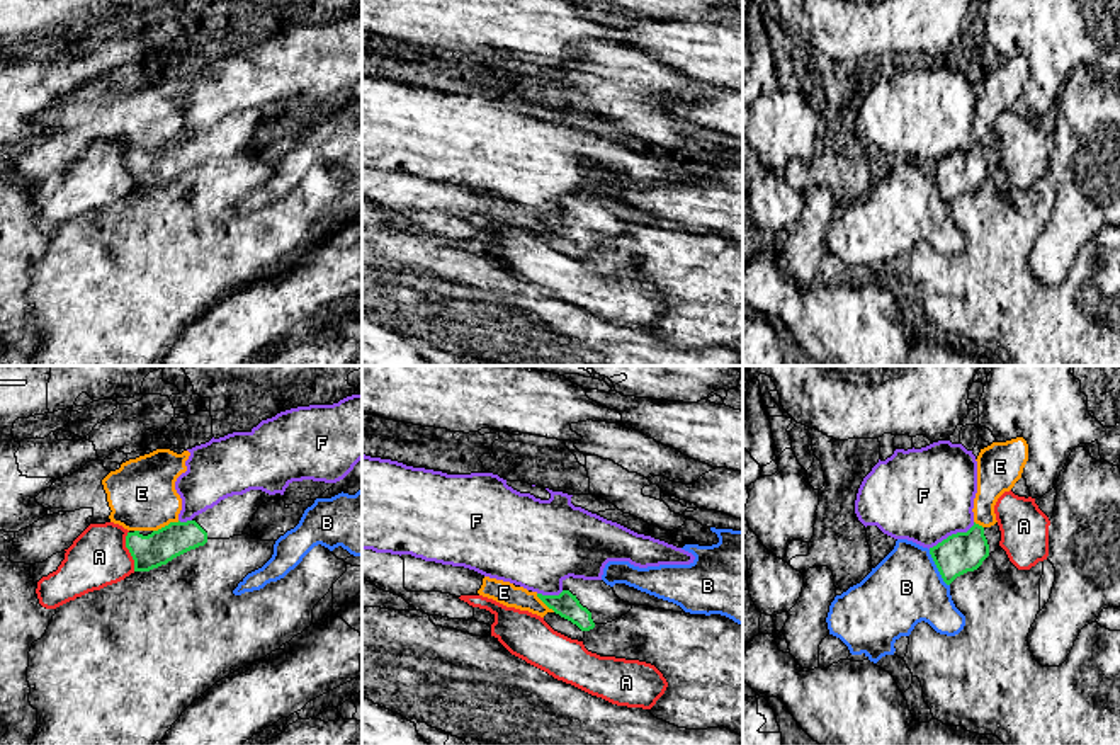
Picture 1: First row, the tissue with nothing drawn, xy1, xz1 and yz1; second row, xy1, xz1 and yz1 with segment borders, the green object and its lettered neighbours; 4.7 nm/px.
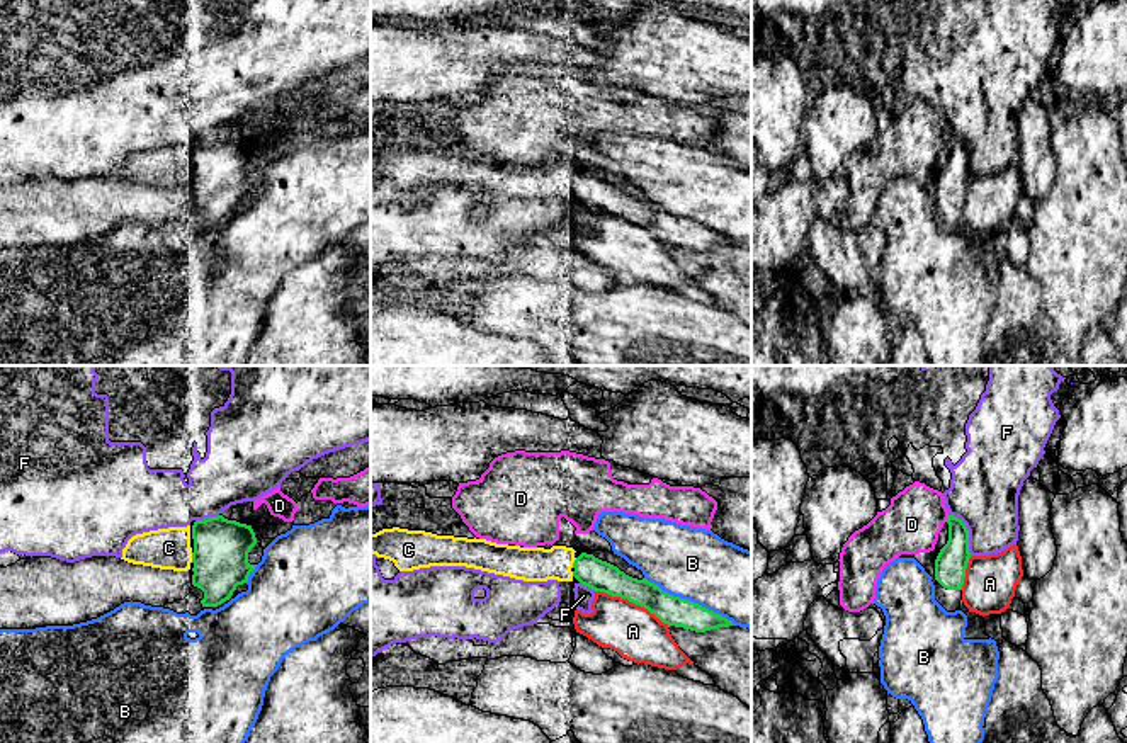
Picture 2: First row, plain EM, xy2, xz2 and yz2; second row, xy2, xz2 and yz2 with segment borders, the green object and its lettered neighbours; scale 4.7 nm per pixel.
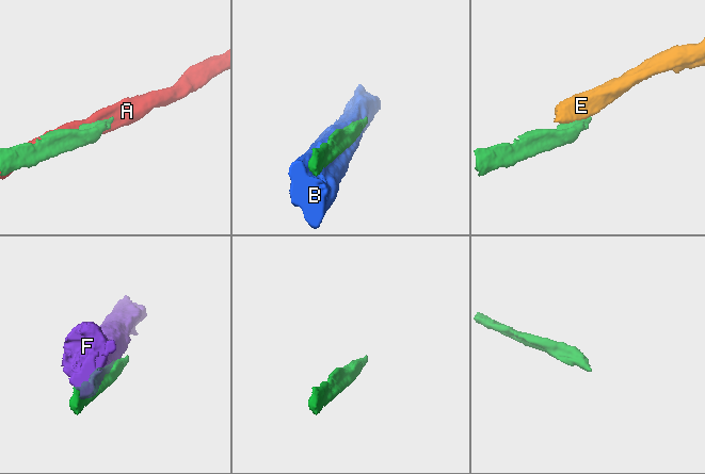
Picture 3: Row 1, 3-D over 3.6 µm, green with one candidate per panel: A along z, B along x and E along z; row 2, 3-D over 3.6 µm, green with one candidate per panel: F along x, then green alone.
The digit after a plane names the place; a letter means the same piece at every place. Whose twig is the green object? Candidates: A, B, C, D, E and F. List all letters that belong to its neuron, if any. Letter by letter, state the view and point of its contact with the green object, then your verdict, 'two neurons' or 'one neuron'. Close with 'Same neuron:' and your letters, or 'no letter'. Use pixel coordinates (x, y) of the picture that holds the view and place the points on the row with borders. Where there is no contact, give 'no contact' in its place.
A: xz2 (633, 602) | two neurons
B: xz2 (689, 601) | two neurons
C: xy2 (192, 558) | one neuron
D: yz2 (947, 519) | two neurons
E: xy1 (165, 526) | two neurons
F: yz2 (968, 533) | two neurons
Same neuron: C

